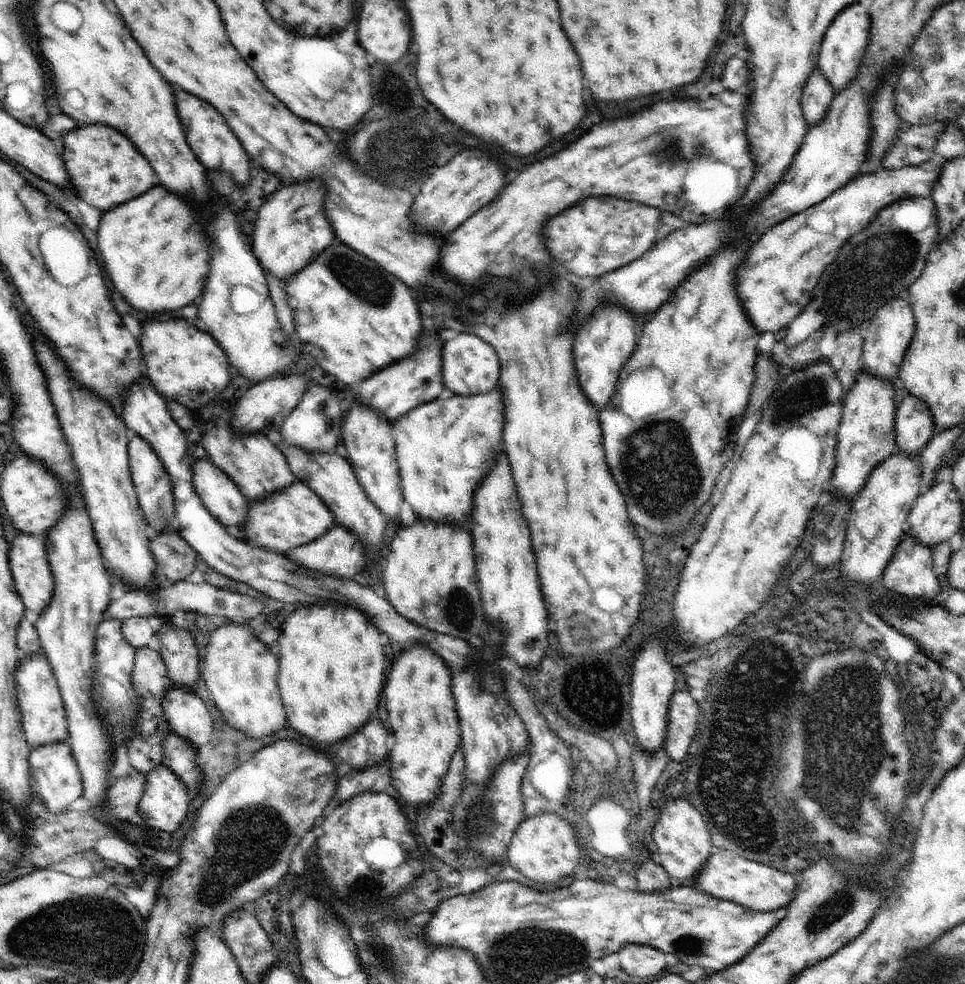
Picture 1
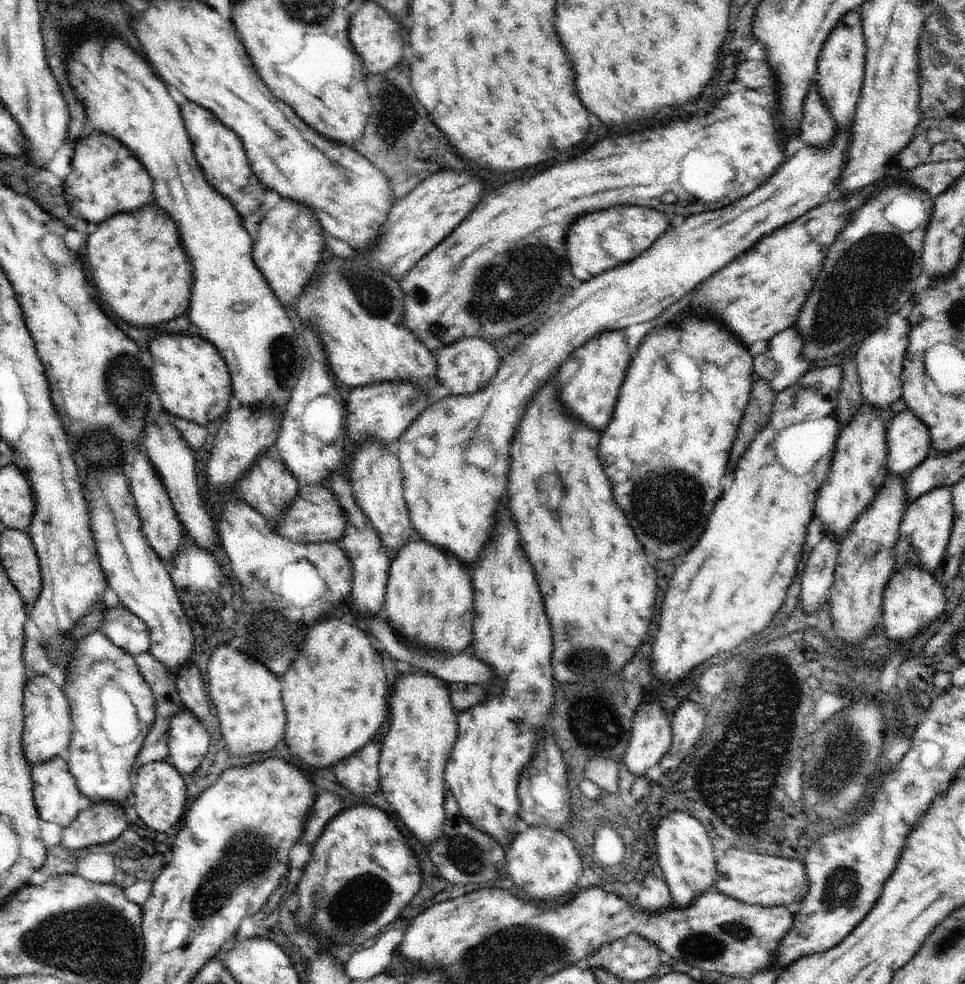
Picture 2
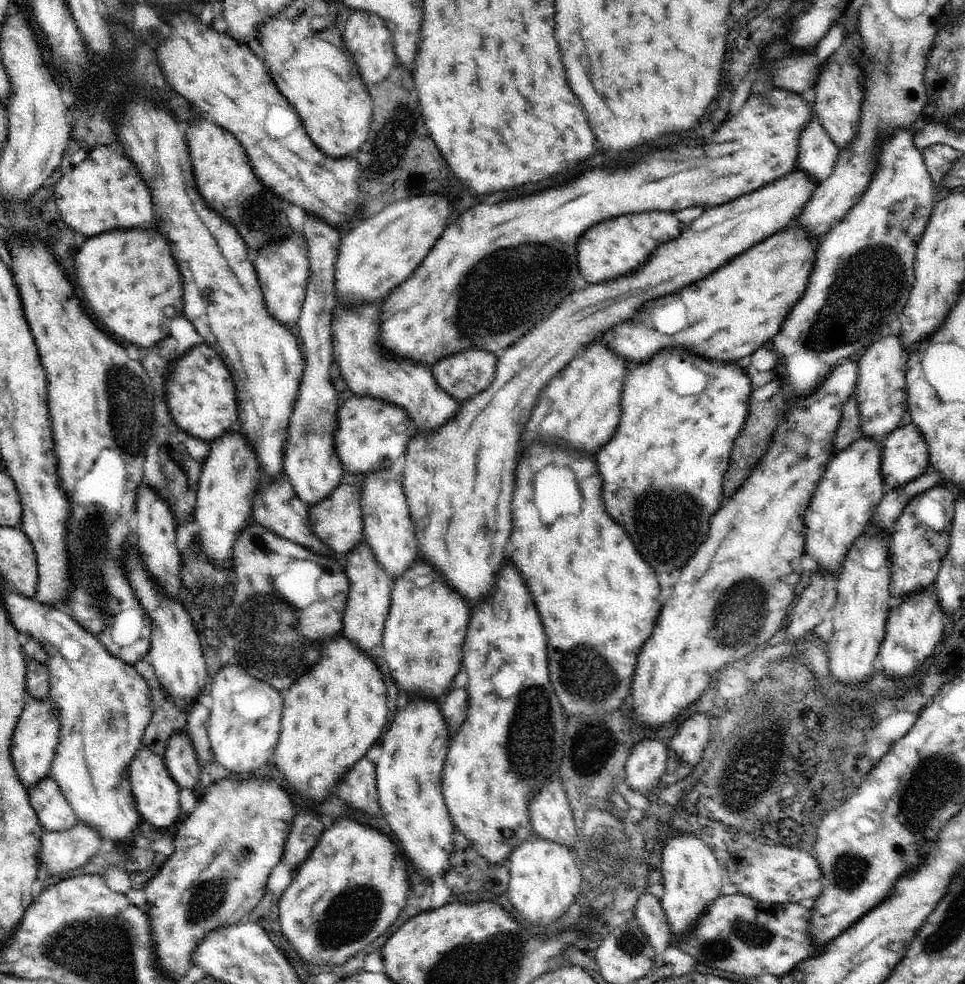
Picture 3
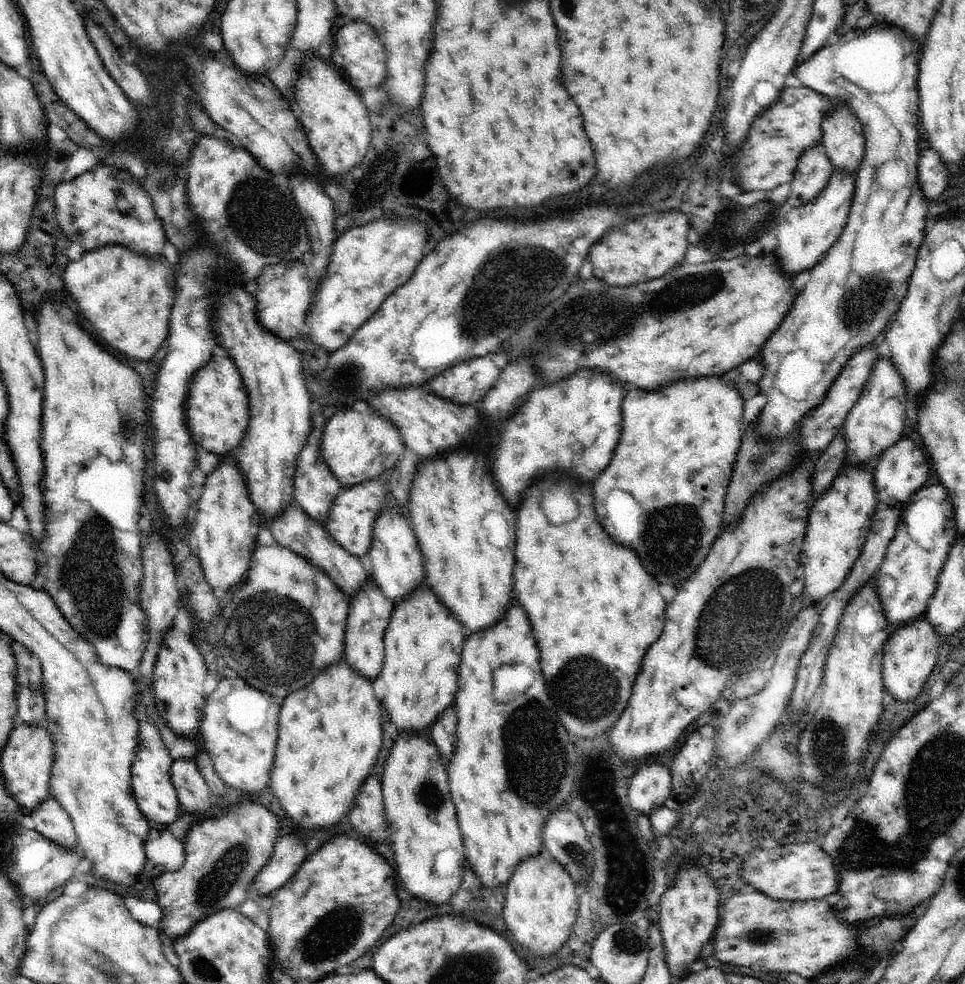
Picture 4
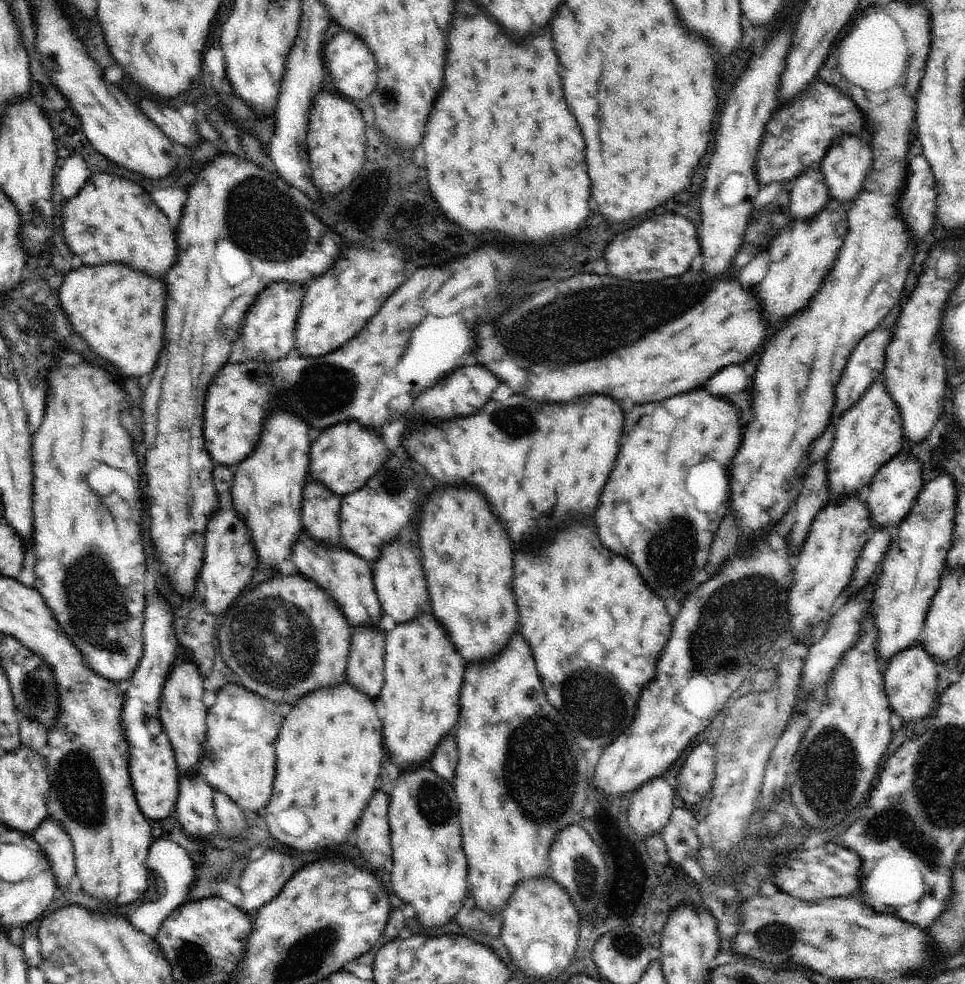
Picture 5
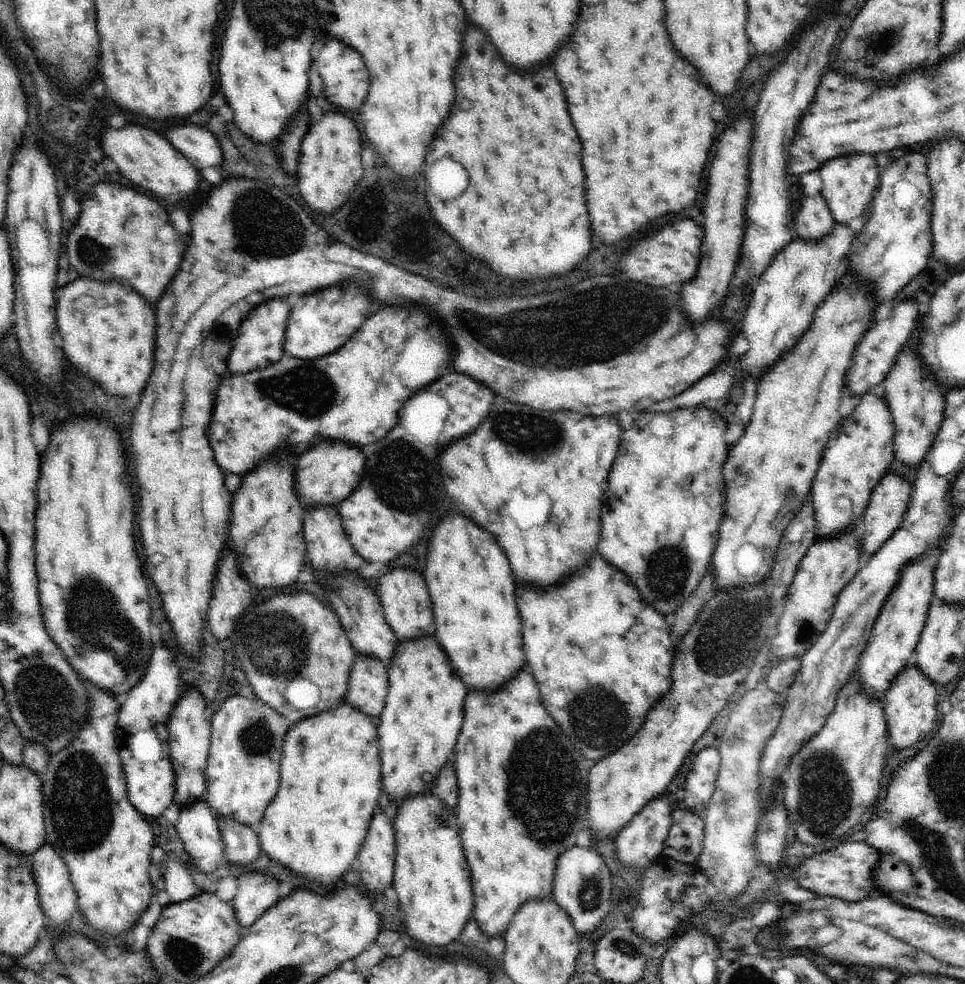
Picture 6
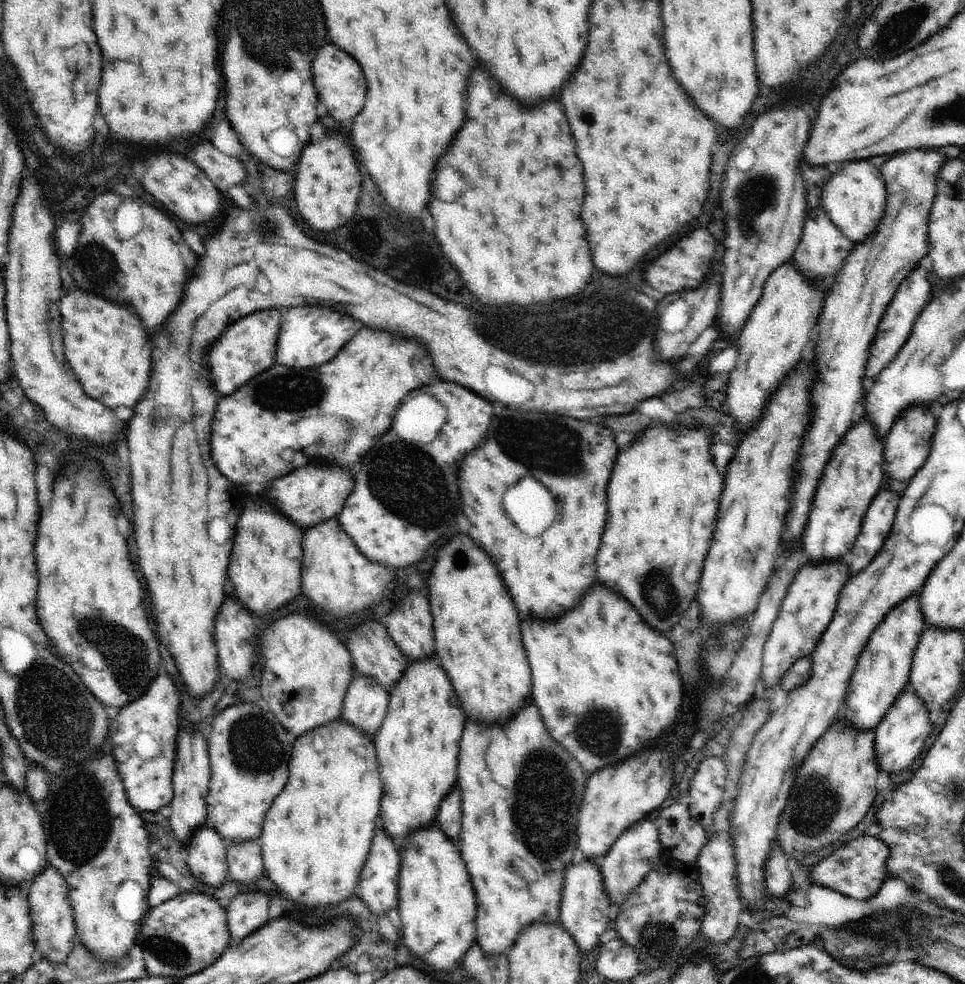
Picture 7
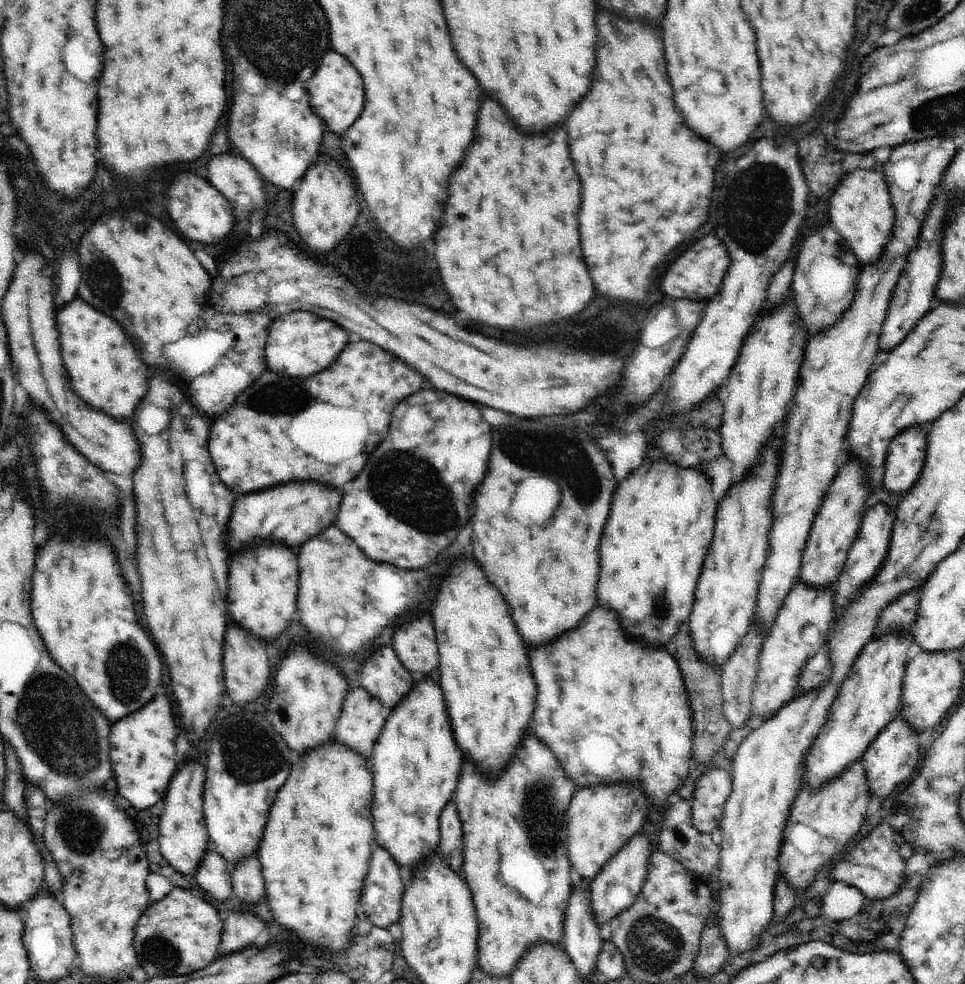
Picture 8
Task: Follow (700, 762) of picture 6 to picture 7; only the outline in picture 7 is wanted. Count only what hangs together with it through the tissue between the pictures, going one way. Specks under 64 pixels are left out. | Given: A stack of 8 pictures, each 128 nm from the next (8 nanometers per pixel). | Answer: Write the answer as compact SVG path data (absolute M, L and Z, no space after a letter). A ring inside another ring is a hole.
M710 756L702 760L689 786L690 805L687 806L694 820L709 830L714 814L720 808L726 794L726 765L723 758Z

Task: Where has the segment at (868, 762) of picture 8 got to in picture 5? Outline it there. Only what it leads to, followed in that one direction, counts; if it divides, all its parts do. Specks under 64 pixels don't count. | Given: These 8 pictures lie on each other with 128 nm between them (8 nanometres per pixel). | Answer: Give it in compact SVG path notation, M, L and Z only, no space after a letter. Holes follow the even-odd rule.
M918 642L910 648L894 654L886 664L884 672L885 689L892 715L900 716L904 724L914 724L922 718L930 718L937 703L936 686L940 672L936 660L924 650L924 644Z

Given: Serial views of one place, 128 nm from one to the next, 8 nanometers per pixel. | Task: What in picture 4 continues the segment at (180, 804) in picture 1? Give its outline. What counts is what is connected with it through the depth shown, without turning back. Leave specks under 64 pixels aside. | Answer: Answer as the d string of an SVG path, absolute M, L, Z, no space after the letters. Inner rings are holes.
M140 701L136 702L136 718L138 718L140 732L138 732L136 758L134 758L131 766L131 785L134 798L140 807L140 812L149 821L154 820L154 822L162 822L162 824L171 824L180 817L181 813L178 809L180 802L176 788L174 788L170 778L170 768L174 764L174 759L162 742L160 730L154 726L154 722L148 720L148 712Z

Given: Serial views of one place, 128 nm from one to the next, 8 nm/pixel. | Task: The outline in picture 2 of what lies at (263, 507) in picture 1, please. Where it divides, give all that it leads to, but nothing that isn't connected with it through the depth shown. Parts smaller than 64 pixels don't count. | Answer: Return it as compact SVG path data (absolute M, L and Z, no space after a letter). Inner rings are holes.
M318 484L300 487L292 506L286 508L280 522L282 524L276 526L276 532L286 536L286 540L295 543L339 542L346 530L346 518L344 518L340 501L328 488Z

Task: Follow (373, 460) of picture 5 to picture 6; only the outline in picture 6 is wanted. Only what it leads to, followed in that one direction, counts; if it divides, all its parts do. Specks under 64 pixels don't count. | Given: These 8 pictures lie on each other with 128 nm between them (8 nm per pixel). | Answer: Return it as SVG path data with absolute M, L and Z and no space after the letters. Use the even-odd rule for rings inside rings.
M322 440L314 443L302 454L298 455L296 472L294 472L294 490L302 500L306 510L316 506L339 506L352 494L365 475L366 456L360 446L352 446L350 442Z

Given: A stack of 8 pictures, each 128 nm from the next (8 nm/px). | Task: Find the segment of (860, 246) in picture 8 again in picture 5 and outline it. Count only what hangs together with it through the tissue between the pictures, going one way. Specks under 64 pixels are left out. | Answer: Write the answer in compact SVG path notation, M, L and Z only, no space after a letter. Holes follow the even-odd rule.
M856 136L840 138L840 142L828 150L820 166L831 198L836 198L840 204L850 204L858 198L870 168L872 150L868 142Z

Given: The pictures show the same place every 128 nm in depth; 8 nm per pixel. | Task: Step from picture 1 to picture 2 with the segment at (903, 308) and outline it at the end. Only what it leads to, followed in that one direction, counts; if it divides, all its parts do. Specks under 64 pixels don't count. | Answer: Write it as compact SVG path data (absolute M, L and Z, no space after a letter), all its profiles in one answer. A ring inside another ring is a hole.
M900 314L891 315L882 328L868 336L854 350L862 396L867 404L882 410L886 415L890 415L890 406L903 396L901 374L904 370L903 360L908 348L910 331L907 315L904 318Z

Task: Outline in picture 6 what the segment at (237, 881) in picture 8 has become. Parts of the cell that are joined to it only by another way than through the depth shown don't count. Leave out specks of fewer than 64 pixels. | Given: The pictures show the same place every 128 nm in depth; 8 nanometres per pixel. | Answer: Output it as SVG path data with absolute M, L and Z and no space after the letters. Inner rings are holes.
M217 816L217 819L224 842L224 860L240 866L248 866L256 862L262 854L262 847L259 836L251 826L240 824L224 816Z

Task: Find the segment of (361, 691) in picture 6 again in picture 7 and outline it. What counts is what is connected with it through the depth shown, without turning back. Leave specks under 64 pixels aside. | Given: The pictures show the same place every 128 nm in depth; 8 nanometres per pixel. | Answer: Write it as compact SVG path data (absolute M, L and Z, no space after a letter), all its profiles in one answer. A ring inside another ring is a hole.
M354 674L345 694L341 718L346 724L360 728L364 736L372 738L388 714L388 700L389 692L376 680L372 682L368 676Z

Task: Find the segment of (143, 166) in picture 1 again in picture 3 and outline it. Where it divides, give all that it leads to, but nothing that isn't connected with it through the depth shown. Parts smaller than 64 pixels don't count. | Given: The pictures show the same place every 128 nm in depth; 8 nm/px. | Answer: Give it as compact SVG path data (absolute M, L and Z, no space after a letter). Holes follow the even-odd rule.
M94 148L82 164L71 166L56 185L56 206L64 222L86 238L118 228L152 228L154 206L146 182L136 172L134 164L114 148Z

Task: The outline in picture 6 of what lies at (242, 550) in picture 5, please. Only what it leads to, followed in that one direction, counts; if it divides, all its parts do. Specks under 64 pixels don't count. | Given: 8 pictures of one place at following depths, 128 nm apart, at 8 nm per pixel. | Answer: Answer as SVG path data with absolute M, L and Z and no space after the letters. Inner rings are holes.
M230 554L220 564L220 574L216 576L216 588L212 606L208 610L208 624L214 636L232 636L234 622L244 614L252 602L252 592L248 582L240 576L236 568L236 556Z

